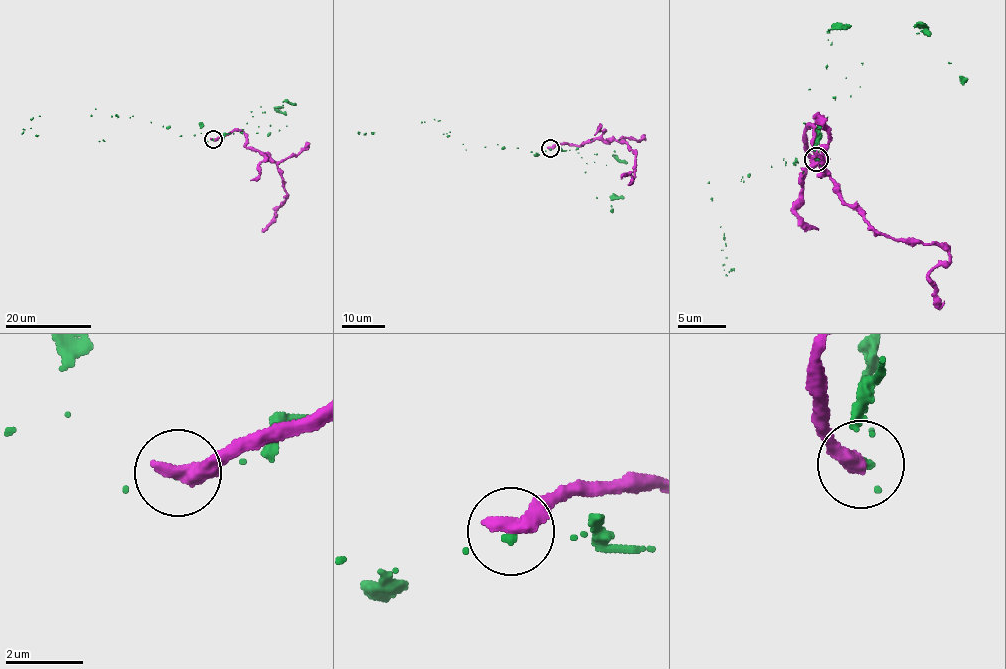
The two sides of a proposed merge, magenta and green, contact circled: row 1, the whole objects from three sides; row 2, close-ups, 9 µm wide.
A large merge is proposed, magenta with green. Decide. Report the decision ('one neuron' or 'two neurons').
two neurons

